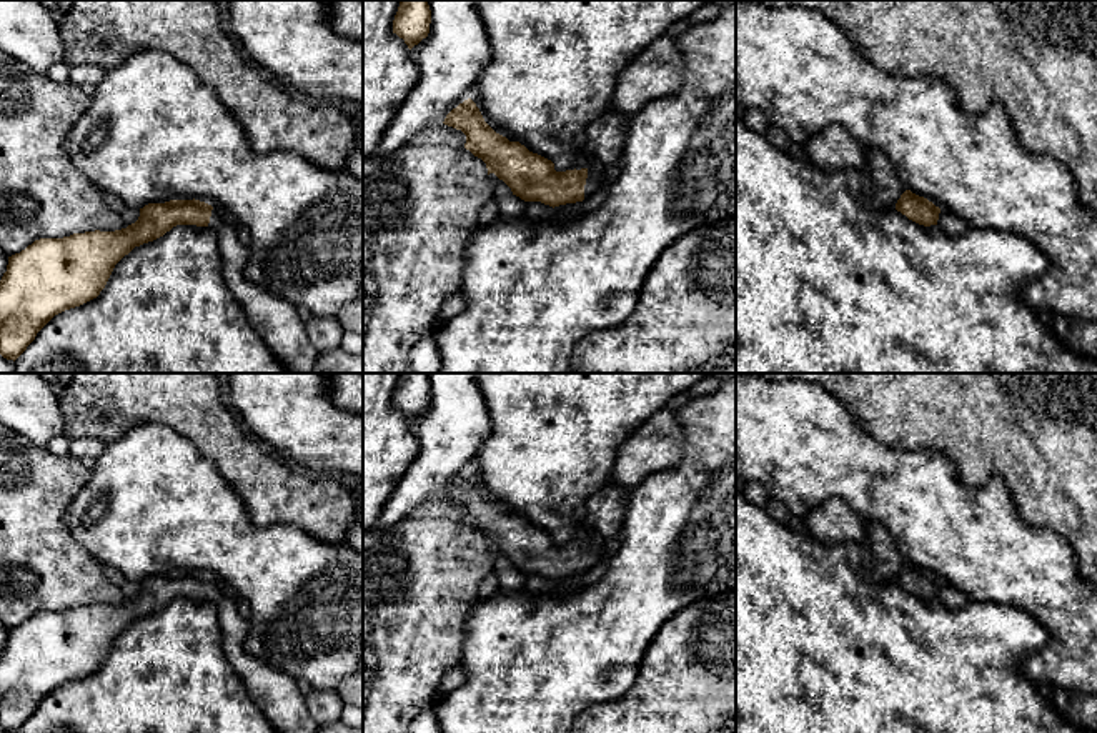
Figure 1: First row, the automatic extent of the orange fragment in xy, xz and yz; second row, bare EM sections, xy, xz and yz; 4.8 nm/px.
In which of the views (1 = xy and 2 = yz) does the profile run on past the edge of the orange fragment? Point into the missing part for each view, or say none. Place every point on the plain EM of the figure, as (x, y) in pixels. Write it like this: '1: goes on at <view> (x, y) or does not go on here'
1: goes on at xy (277, 695)
2: does not go on here

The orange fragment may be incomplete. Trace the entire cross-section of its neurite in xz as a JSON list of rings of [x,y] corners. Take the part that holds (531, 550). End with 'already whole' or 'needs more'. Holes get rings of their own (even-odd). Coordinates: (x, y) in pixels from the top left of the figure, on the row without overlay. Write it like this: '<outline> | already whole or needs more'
[[[471,471],[453,481],[443,496],[461,503],[466,508],[464,521],[486,536],[488,548],[494,546],[524,575],[541,575],[553,581],[593,576],[606,560],[606,538],[593,535],[588,541],[556,545],[551,533],[496,506]]] | needs more

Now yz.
[[[906,563],[901,568],[896,576],[896,583],[924,600],[937,598],[941,586],[939,580],[936,580],[927,571],[912,566],[911,563]]] | already whole

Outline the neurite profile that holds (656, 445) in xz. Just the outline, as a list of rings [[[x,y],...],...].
[[[656,411],[618,448],[611,485],[631,491],[651,475],[674,466],[683,456],[683,440],[674,411]]]

